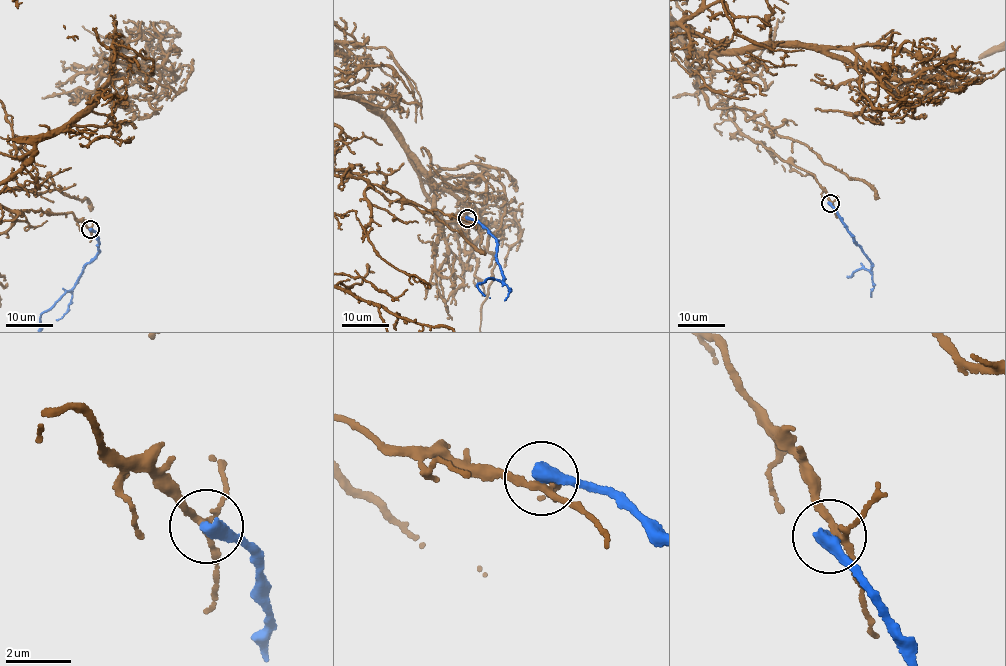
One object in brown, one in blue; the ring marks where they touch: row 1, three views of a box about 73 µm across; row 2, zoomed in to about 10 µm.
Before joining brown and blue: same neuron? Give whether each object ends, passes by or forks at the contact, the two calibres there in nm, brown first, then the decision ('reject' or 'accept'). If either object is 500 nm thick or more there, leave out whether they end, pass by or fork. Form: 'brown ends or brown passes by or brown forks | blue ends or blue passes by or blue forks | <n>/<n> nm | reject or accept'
brown forks | blue ends | 170/440 nm | reject

